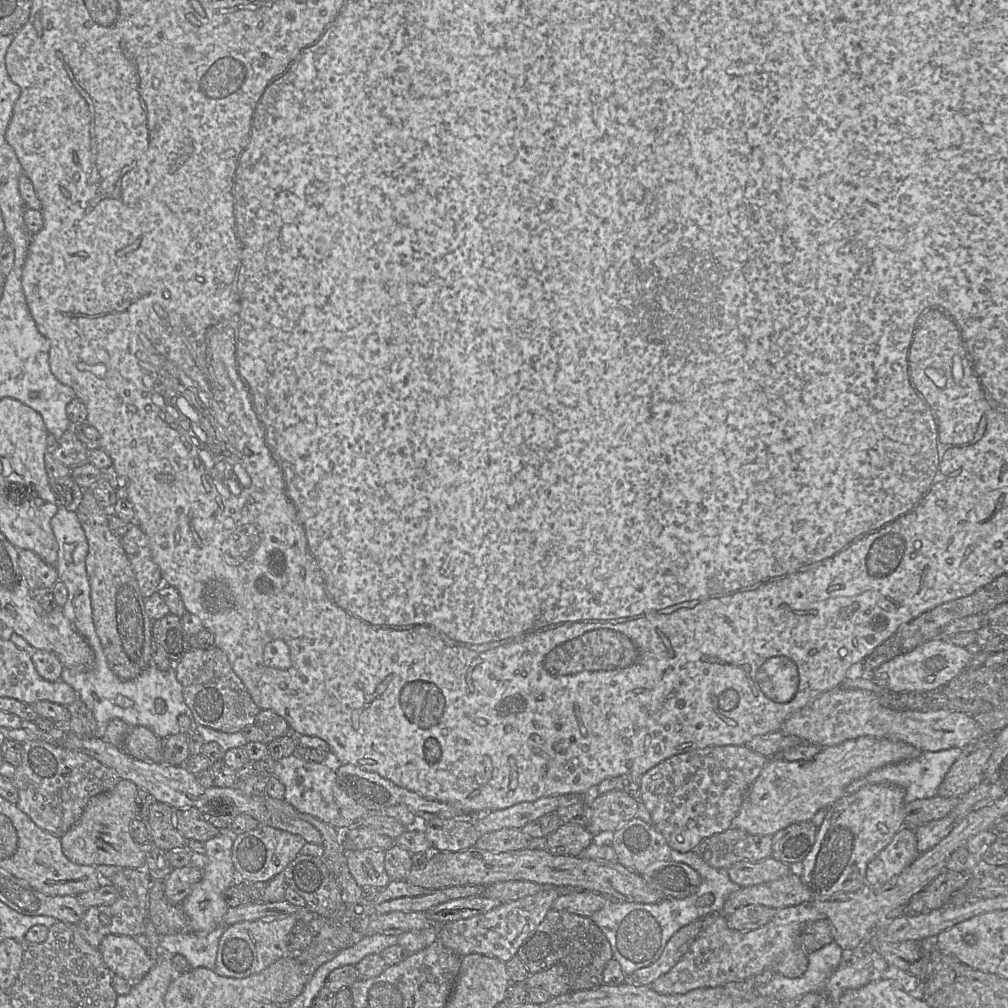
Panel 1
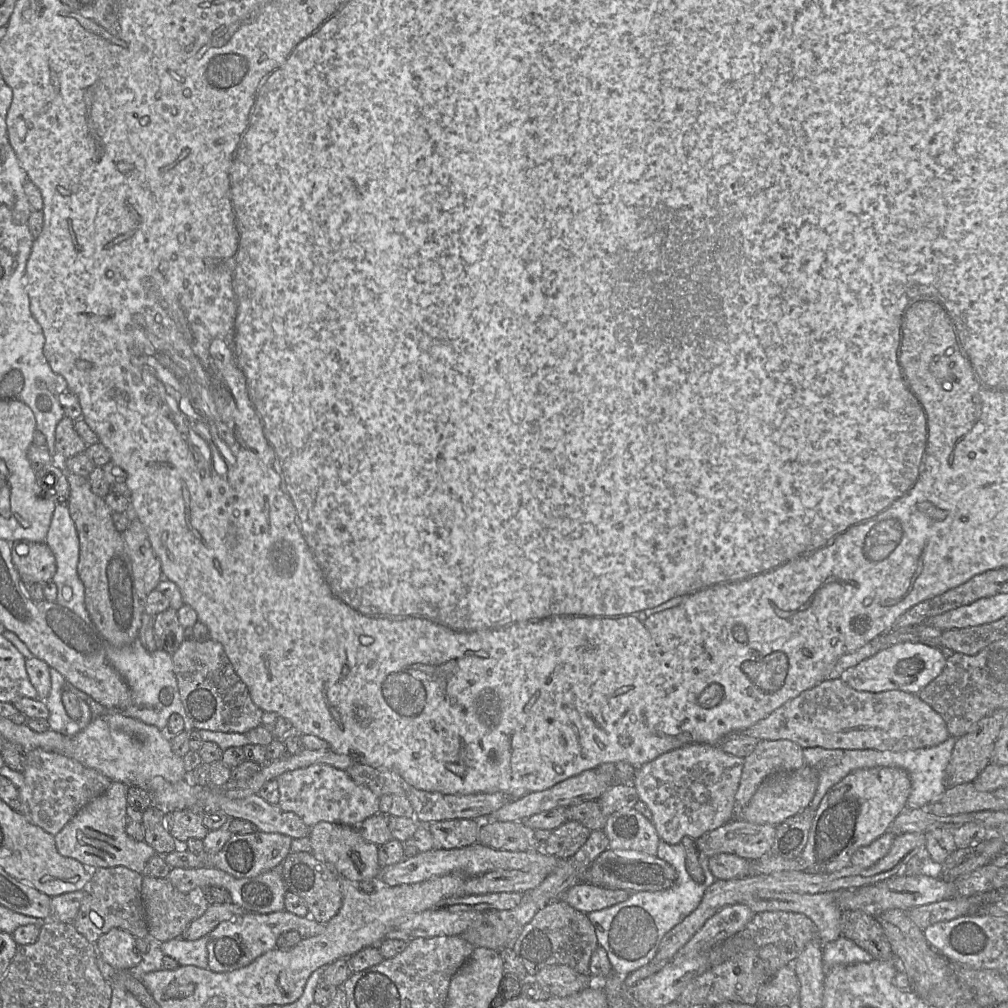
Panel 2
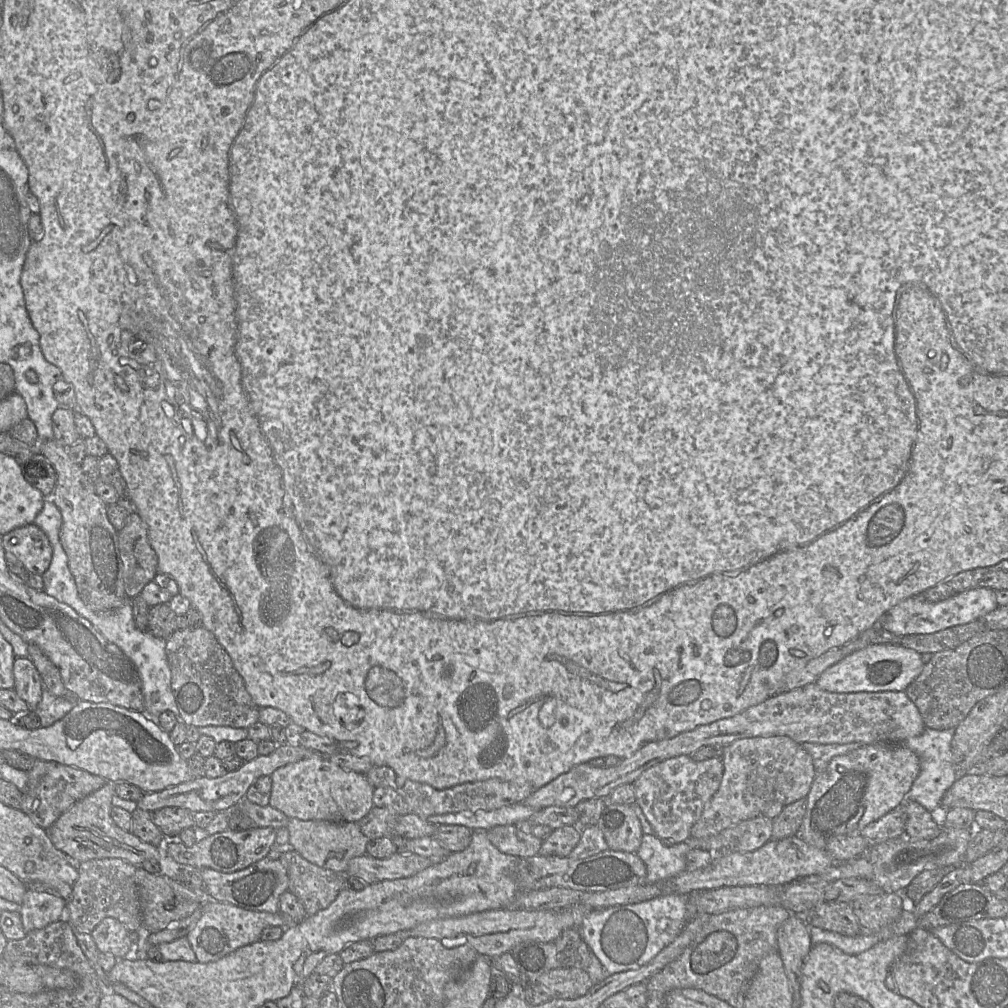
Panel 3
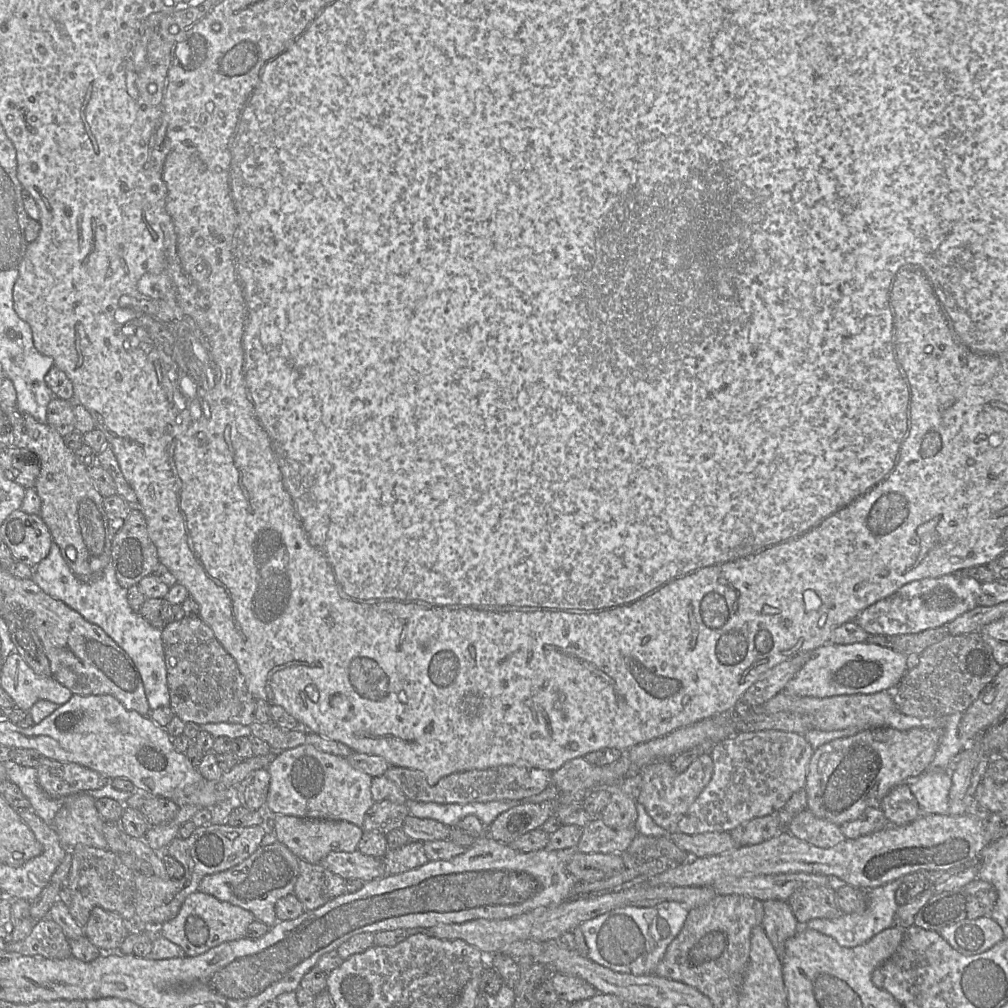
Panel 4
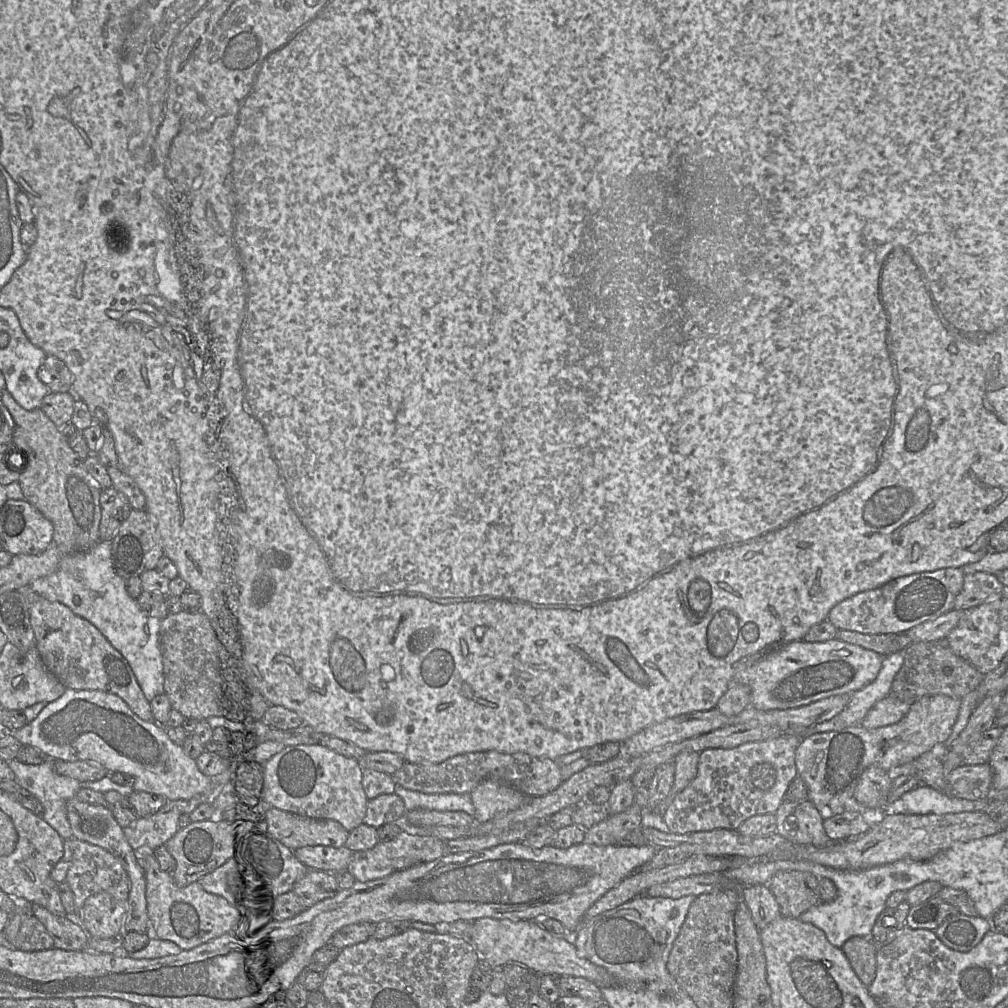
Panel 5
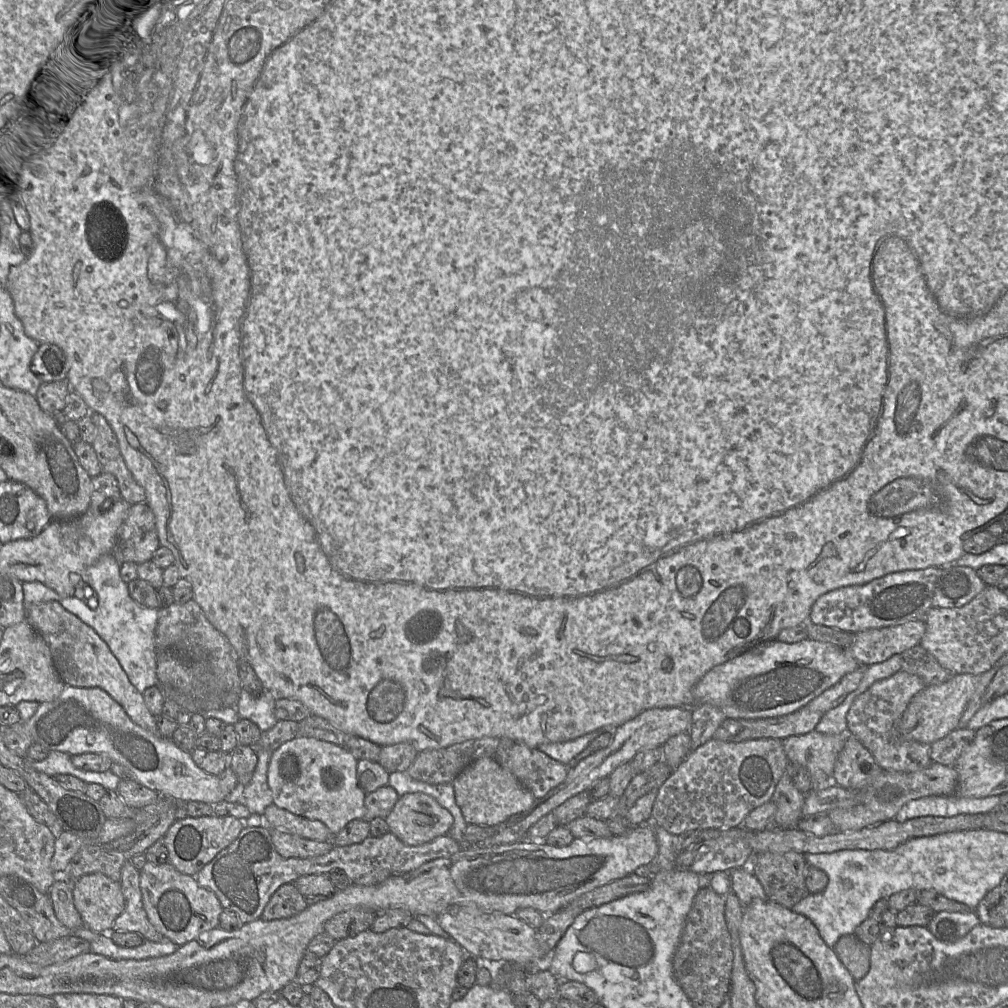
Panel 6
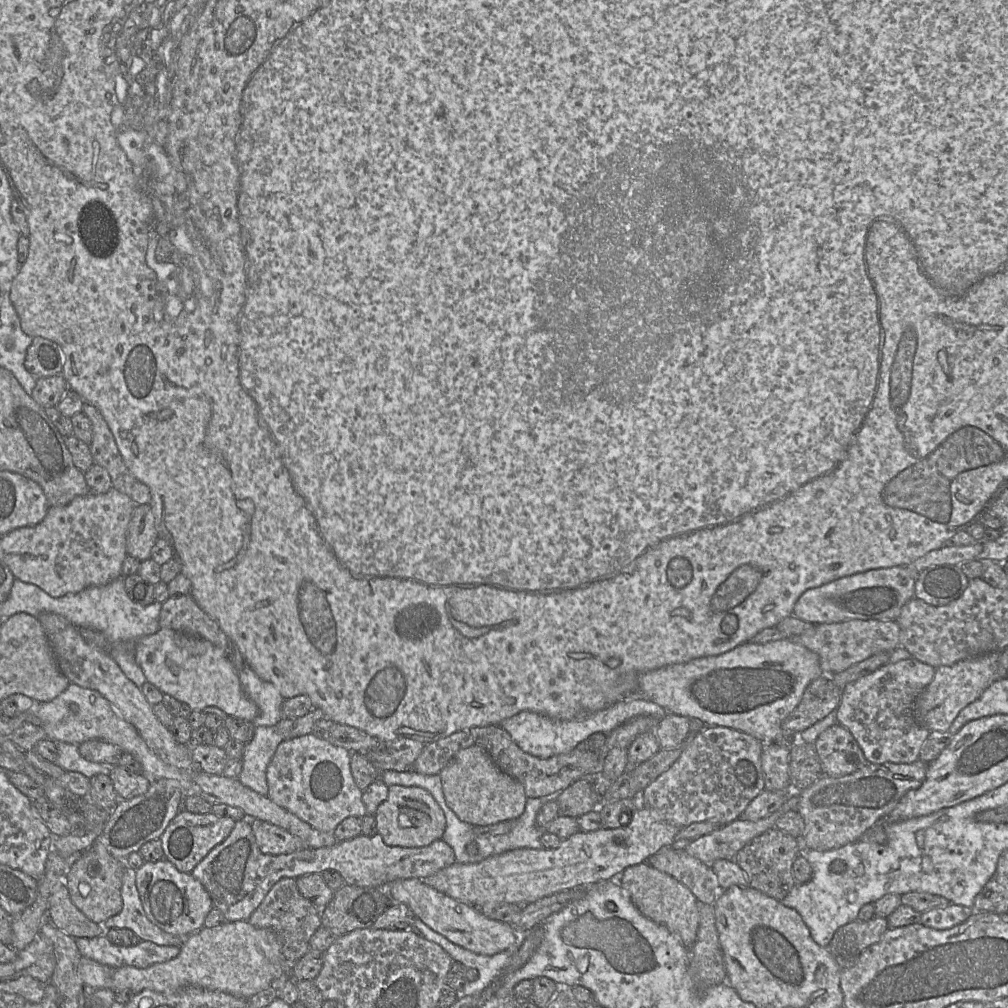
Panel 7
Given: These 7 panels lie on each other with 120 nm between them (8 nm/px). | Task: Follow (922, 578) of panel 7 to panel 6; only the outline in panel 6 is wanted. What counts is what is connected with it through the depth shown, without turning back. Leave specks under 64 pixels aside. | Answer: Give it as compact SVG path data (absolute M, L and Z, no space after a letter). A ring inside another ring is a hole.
M968 566L938 567L934 585L933 607L955 608L969 603L987 584Z

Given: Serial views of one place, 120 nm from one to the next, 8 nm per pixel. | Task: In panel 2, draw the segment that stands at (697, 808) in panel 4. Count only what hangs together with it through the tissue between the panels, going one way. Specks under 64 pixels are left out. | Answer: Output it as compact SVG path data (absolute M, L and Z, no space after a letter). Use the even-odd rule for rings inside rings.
M787 739L760 740L753 752L744 757L739 787L735 795L735 817L738 817L768 776L805 766L802 749Z

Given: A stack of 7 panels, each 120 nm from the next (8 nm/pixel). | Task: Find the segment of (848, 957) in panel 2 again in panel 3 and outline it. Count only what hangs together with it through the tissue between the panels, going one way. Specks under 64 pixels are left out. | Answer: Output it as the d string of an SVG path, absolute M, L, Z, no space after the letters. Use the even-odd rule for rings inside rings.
M809 928L809 930L814 945L819 943L830 944L848 955L860 954L882 940L879 935L865 931L856 936L844 936L819 928Z

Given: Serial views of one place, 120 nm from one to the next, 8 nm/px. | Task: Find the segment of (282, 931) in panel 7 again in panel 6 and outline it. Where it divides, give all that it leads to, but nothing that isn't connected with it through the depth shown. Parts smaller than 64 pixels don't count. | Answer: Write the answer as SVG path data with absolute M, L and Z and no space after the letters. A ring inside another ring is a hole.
M294 883L281 885L271 896L260 919L264 921L291 918L308 907Z

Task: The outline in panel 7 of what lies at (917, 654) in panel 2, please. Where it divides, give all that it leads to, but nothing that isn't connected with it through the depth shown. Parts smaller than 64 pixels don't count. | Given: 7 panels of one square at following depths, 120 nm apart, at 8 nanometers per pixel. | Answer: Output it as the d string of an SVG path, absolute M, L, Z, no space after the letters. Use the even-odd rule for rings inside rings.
M784 638L782 640L772 641L764 644L755 644L752 642L747 642L720 655L695 658L685 663L671 664L656 670L641 673L638 678L637 693L633 697L640 697L641 699L658 704L659 706L664 708L668 713L681 715L688 718L699 719L705 724L705 726L708 727L724 726L745 732L762 741L763 743L789 743L790 745L793 738L797 736L795 734L789 734L785 732L782 728L782 723L797 707L809 684L823 675L824 673L821 669L818 655L812 652L811 650L807 649L806 647L797 644L789 639Z

